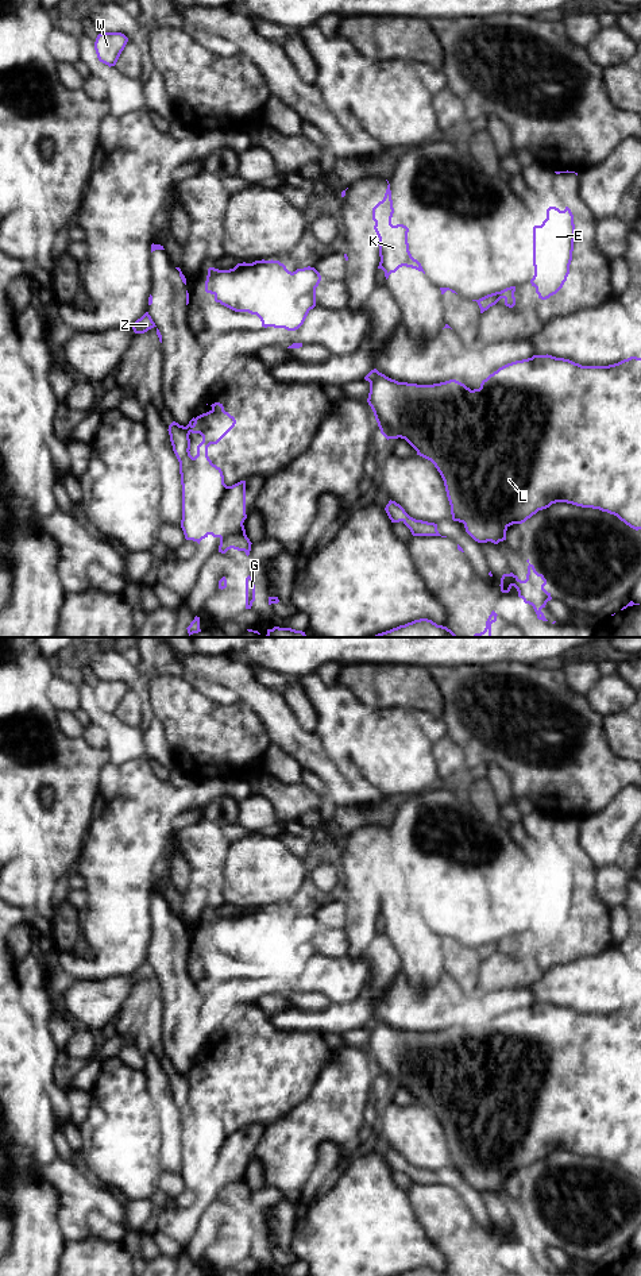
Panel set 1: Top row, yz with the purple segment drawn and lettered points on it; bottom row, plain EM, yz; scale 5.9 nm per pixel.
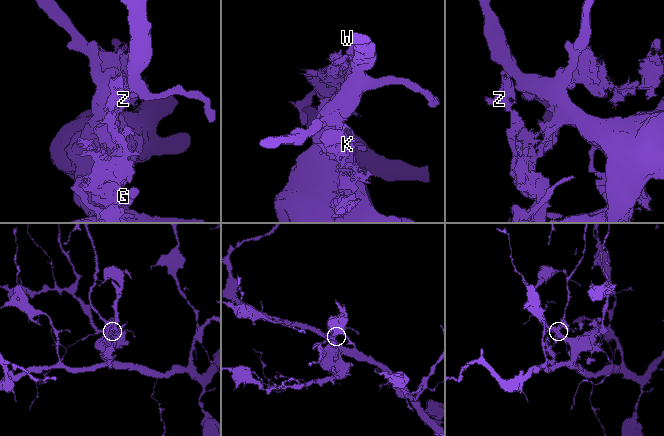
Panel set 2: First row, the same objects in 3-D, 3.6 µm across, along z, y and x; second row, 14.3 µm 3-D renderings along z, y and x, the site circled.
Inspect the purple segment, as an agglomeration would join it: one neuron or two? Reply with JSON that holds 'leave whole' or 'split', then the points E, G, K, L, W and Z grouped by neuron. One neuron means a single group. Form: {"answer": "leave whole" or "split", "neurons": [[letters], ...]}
{"answer": "leave whole", "neurons": [["E", "G", "K", "L", "W", "Z"]]}

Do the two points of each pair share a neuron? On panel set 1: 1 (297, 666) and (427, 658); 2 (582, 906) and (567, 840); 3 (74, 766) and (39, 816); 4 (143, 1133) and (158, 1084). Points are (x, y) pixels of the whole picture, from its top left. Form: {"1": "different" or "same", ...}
{"1": "same", "2": "same", "3": "same", "4": "different"}

